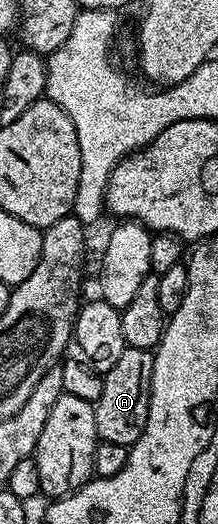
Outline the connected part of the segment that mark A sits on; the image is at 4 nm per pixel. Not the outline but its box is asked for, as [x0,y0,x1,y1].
[94,346,155,447]

